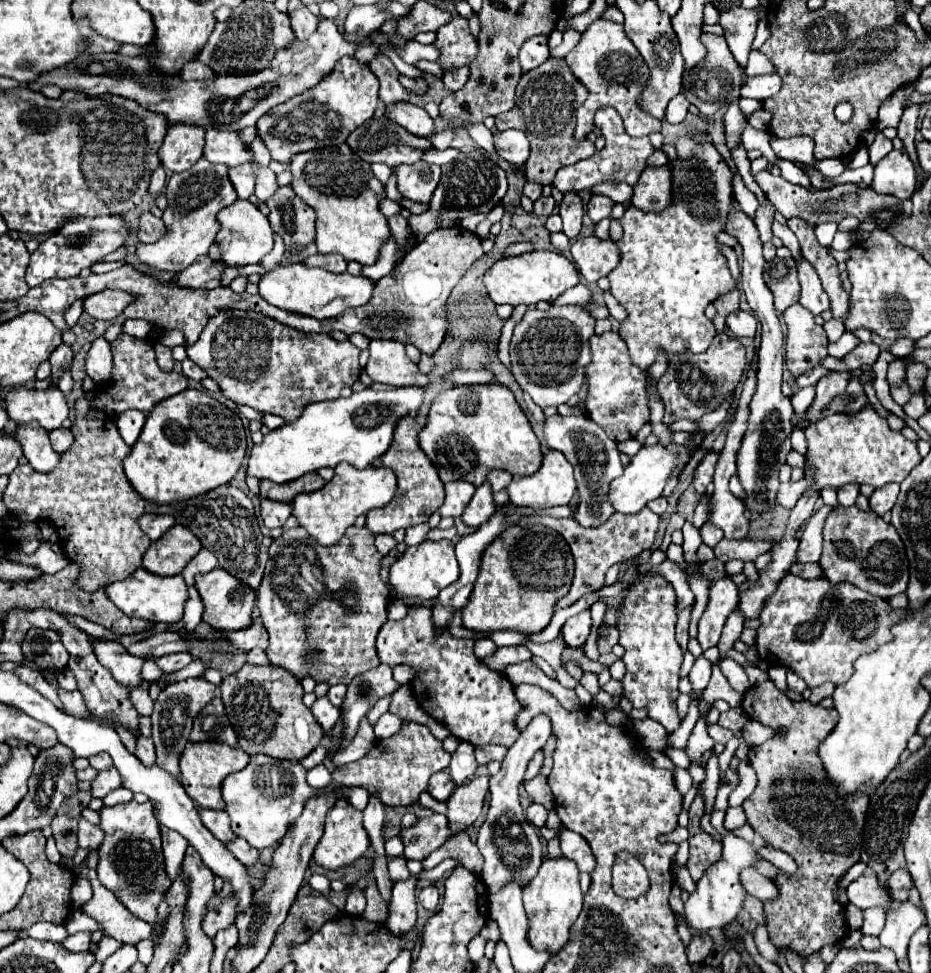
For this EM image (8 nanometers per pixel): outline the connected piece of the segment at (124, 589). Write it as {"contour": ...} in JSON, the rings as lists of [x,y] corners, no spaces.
{"contour":[[[137,569],[135,575],[123,579],[123,581],[115,581],[111,585],[107,585],[105,589],[107,597],[115,603],[115,607],[119,607],[127,617],[137,617],[137,619],[145,619],[145,621],[165,621],[165,623],[179,623],[183,619],[183,607],[189,599],[187,593],[187,583],[181,575],[173,575],[173,577],[161,577],[155,575],[147,569]]]}

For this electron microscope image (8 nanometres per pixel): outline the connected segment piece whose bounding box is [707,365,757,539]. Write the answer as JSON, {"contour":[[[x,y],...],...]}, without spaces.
{"contour":[[[751,365],[749,369],[749,375],[747,375],[747,381],[743,385],[743,393],[741,393],[741,399],[739,399],[739,407],[735,411],[735,421],[731,423],[729,427],[729,433],[727,433],[727,441],[725,441],[725,447],[721,451],[721,457],[717,461],[717,467],[715,467],[715,479],[713,479],[713,495],[709,499],[709,515],[707,515],[707,523],[723,529],[725,533],[725,539],[745,539],[747,533],[749,533],[749,519],[745,517],[745,507],[743,503],[739,503],[739,499],[729,491],[729,477],[735,475],[735,453],[741,445],[741,439],[743,439],[743,433],[747,429],[747,413],[749,413],[749,401],[753,397],[753,391],[755,391],[755,373],[757,373],[757,365]]]}

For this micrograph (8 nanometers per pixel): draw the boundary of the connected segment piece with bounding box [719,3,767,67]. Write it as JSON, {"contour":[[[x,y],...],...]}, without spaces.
{"contour":[[[761,3],[755,9],[735,7],[733,11],[725,11],[719,17],[719,25],[723,27],[729,49],[733,53],[733,57],[739,59],[741,67],[747,65],[747,57],[751,51],[751,43],[755,39],[757,23],[759,23],[761,15],[765,15],[765,11],[767,11],[767,5]]]}

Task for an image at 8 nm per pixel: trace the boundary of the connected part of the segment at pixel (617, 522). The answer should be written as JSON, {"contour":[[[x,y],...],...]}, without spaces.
{"contour":[[[643,507],[643,511],[639,511],[637,515],[615,513],[615,515],[611,515],[611,519],[607,519],[607,523],[603,523],[599,527],[581,527],[579,523],[575,523],[575,519],[555,519],[555,517],[541,517],[541,515],[519,517],[517,525],[519,527],[527,527],[527,525],[551,527],[557,533],[561,533],[563,539],[569,543],[573,559],[575,559],[575,577],[573,577],[573,585],[571,585],[569,593],[563,599],[559,599],[555,605],[555,609],[563,609],[563,607],[569,607],[571,603],[575,603],[579,597],[601,589],[603,581],[605,581],[605,573],[611,565],[625,563],[627,559],[637,557],[643,549],[649,549],[657,535],[659,517],[655,513],[651,513],[647,507]]]}

